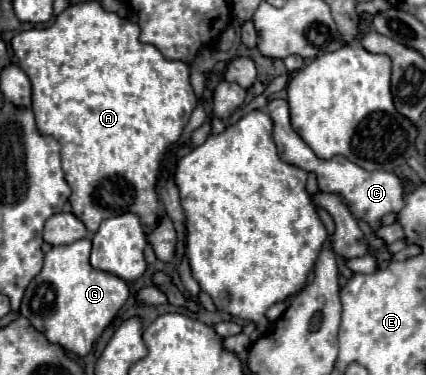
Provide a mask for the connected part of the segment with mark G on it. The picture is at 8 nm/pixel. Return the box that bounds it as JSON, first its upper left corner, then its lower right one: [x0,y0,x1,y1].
[20,238,130,356]

